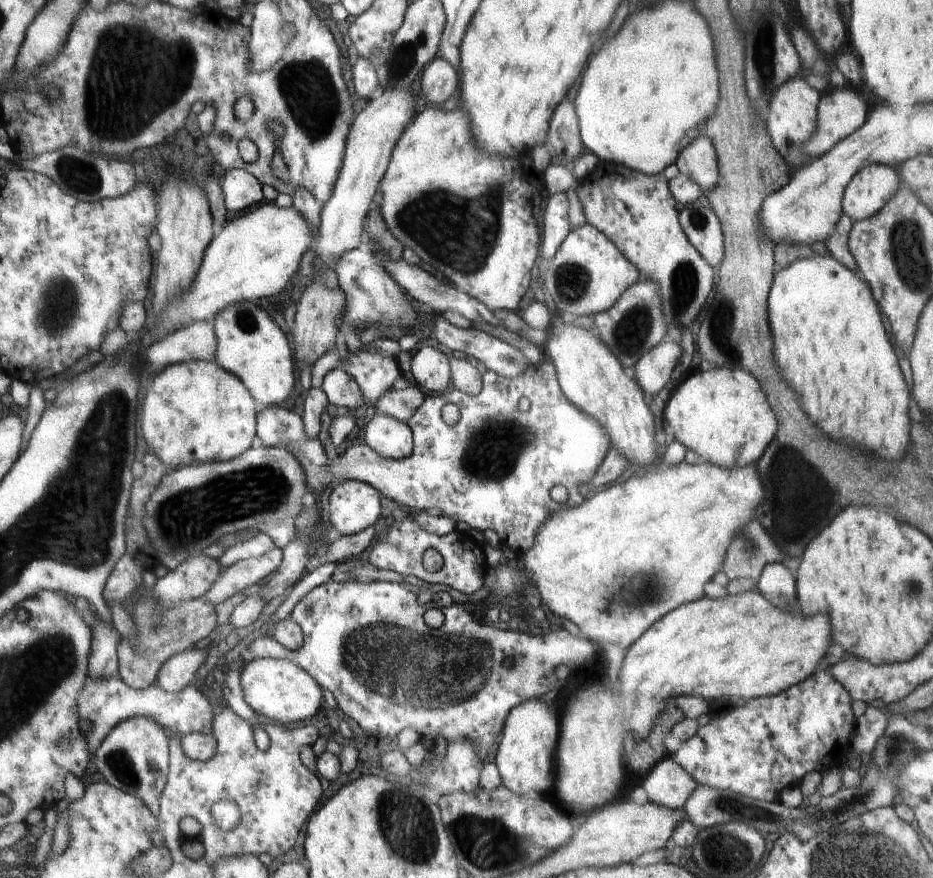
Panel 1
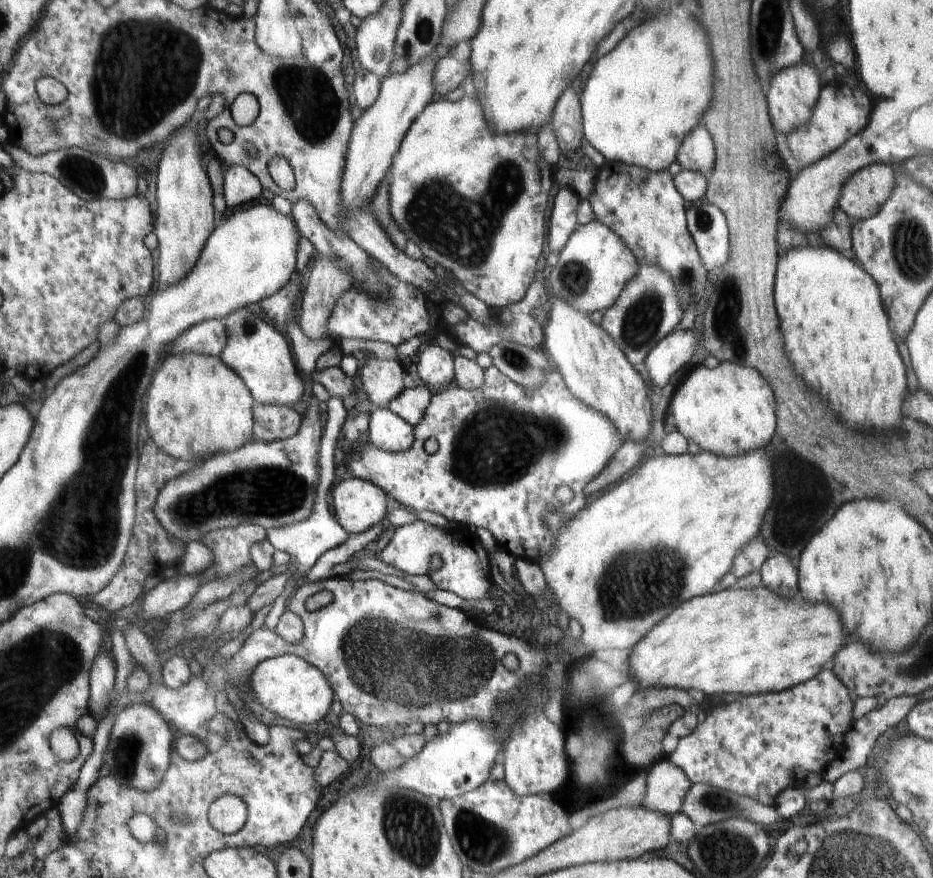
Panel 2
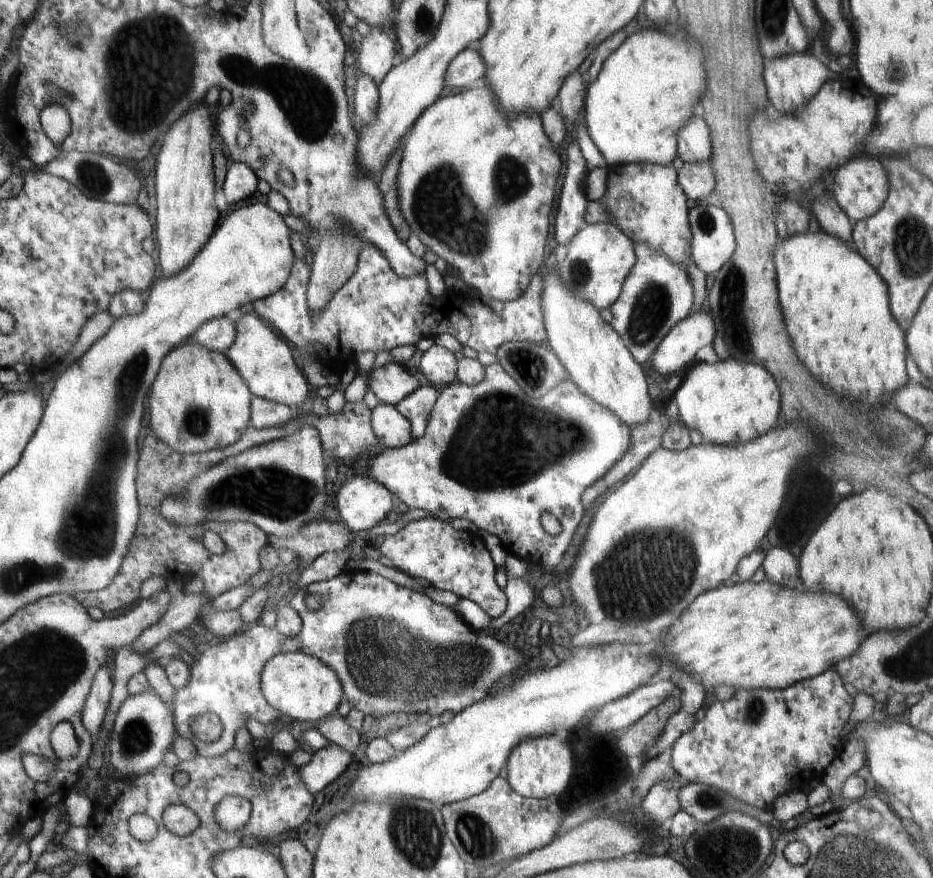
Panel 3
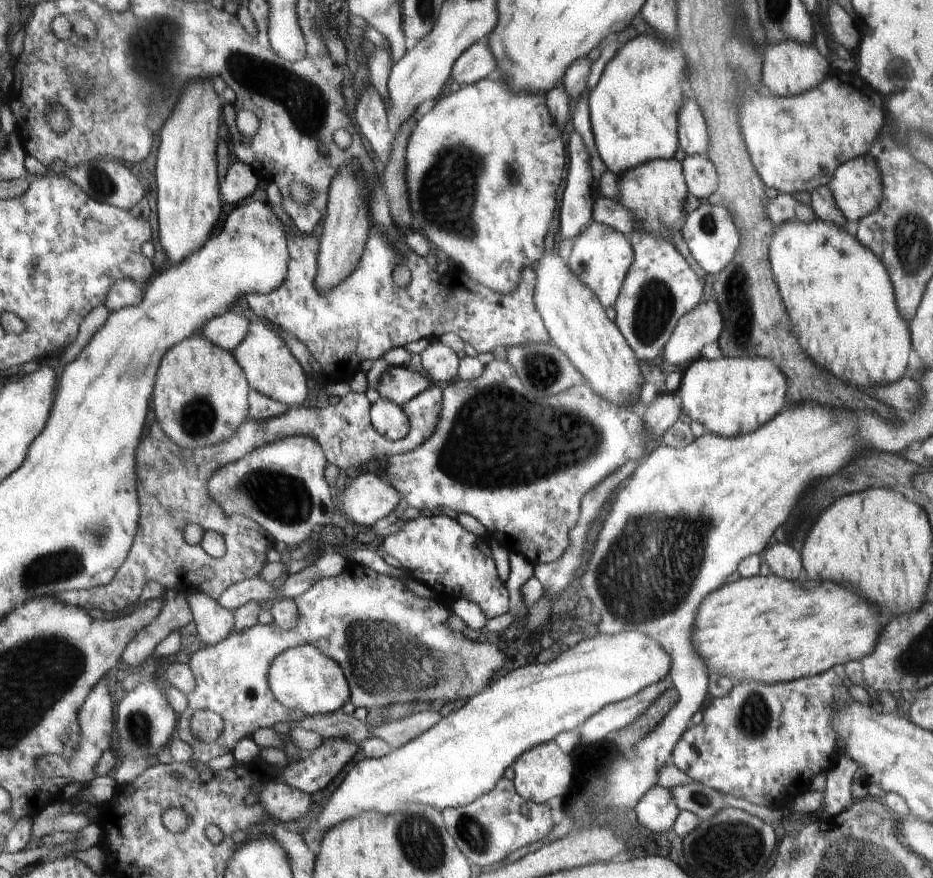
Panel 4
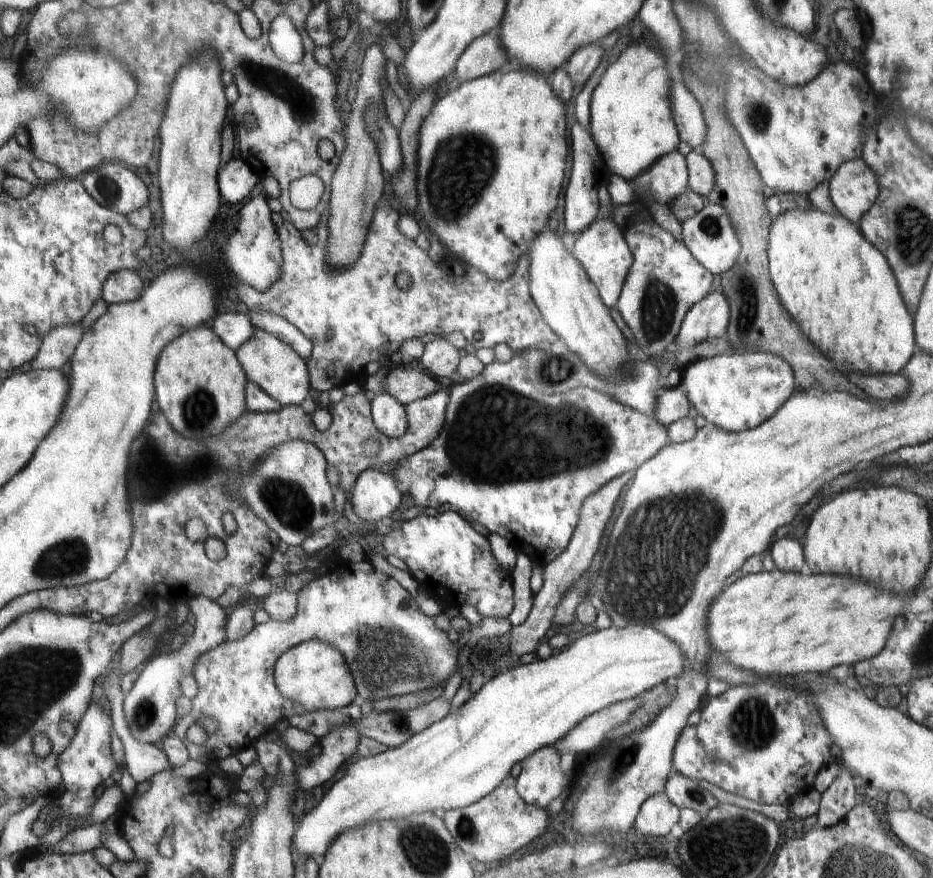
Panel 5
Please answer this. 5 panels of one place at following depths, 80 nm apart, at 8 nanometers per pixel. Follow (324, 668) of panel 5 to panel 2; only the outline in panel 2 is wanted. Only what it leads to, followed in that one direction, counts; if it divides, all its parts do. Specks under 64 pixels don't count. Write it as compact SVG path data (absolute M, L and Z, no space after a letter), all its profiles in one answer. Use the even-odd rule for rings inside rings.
M278 655L263 660L252 672L250 692L269 716L280 716L296 724L314 724L326 716L332 700L328 678L313 664L296 655Z

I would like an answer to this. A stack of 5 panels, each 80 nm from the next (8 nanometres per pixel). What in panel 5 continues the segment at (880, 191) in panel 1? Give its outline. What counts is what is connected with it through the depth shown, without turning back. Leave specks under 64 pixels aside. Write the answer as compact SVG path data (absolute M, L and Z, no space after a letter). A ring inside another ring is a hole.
M860 158L840 166L829 182L829 191L839 214L858 224L876 202L879 184L872 169Z

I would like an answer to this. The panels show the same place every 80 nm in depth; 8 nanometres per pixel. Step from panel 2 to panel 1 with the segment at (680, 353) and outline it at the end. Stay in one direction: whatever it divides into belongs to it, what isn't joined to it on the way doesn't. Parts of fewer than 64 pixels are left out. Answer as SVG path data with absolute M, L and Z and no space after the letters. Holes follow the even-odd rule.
M673 340L662 341L645 357L642 357L636 366L634 380L642 388L644 394L658 396L658 392L670 380L670 370L674 368L676 358L680 356L680 342Z

